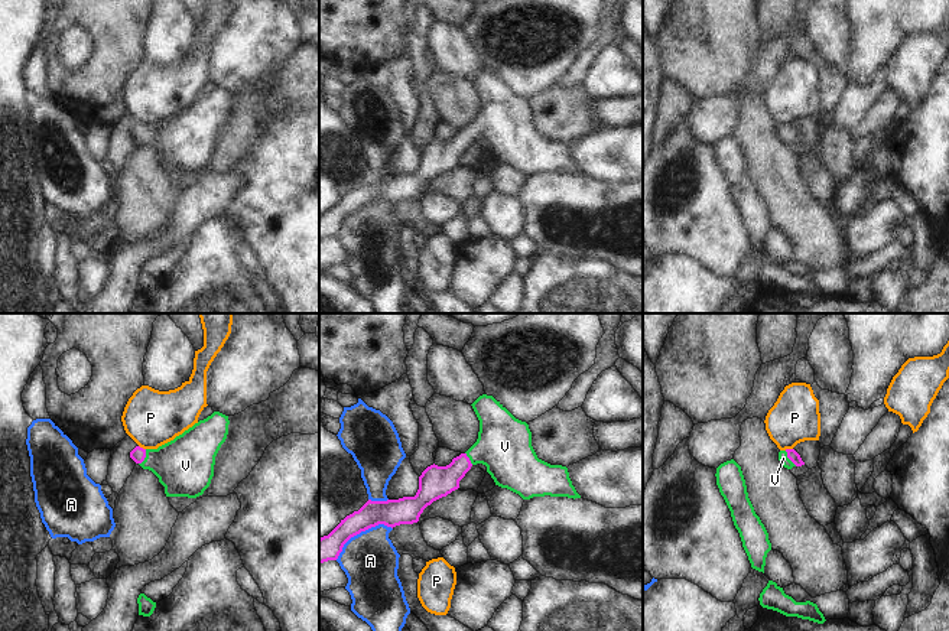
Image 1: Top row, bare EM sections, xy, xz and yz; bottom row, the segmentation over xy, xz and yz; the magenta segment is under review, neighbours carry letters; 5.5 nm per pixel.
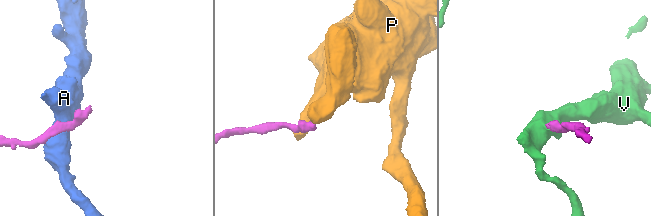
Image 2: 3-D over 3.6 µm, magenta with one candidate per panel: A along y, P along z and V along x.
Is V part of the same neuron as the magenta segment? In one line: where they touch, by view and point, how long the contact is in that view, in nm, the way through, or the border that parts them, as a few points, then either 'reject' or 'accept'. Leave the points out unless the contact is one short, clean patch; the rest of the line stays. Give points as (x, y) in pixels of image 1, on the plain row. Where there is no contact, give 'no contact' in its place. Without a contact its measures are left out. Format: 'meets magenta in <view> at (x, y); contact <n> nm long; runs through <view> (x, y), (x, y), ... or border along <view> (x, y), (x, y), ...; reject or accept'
meets magenta in xy at (145, 133); contact 100 nm long; runs through xy (137, 130), (145, 133), (185, 142); accept

